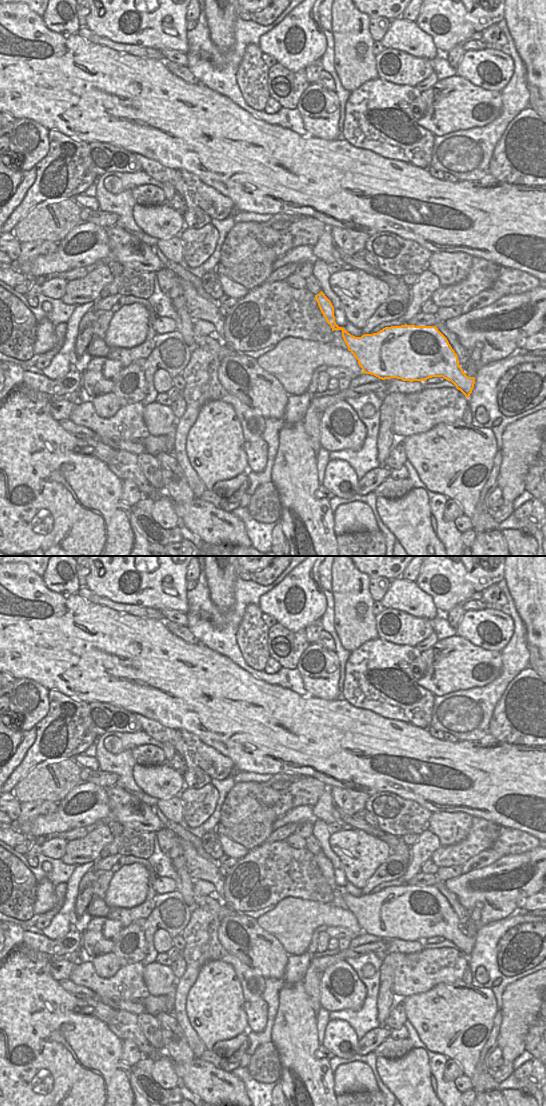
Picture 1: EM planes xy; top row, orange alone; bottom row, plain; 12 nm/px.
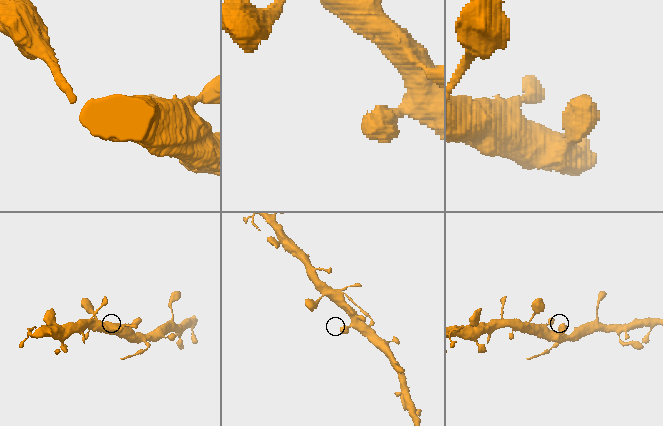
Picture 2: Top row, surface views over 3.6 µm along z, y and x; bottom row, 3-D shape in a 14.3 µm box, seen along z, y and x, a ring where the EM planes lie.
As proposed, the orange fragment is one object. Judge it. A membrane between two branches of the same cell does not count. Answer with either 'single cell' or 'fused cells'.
fused cells

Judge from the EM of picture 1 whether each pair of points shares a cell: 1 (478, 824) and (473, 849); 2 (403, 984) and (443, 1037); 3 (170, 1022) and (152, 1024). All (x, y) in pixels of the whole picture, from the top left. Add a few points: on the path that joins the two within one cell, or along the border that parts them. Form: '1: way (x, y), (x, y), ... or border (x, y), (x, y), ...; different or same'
1: way (478, 830), (478, 839), (474, 843); same
2: border (433, 986), (424, 992), (397, 998); different
3: border (155, 1017), (161, 1030), (163, 1046); different

